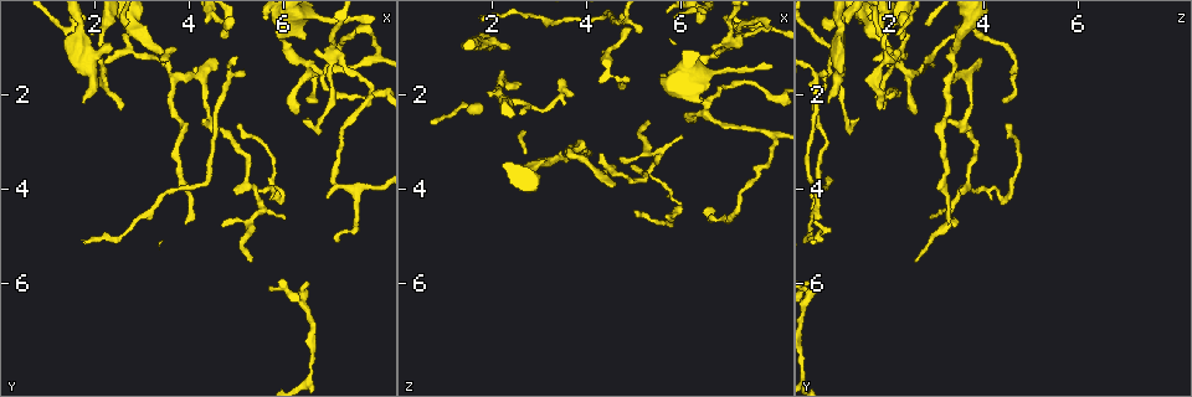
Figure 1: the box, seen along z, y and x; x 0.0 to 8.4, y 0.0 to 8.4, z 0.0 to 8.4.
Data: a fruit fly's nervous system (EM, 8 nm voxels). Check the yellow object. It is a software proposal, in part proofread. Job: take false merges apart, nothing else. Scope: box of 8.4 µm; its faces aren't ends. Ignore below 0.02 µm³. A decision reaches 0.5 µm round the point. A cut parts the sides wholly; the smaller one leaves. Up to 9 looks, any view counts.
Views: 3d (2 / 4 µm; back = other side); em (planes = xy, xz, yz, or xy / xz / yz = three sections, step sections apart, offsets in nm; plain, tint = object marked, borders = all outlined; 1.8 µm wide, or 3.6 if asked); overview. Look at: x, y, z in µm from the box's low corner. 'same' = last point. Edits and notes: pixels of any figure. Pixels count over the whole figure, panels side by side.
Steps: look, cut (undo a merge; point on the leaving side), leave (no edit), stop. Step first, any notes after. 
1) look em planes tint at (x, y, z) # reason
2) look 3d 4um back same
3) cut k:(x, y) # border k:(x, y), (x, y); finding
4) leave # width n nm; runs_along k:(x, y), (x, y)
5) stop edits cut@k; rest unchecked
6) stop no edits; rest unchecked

look em xy step 16 tint at (6.45, 1.35, 2.15) # branch point

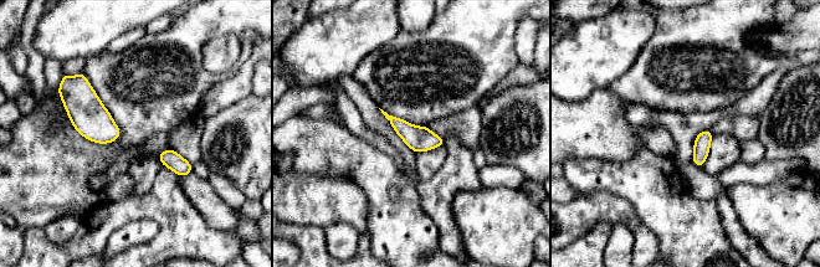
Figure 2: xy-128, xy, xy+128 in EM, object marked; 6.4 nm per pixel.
look em planes tint same

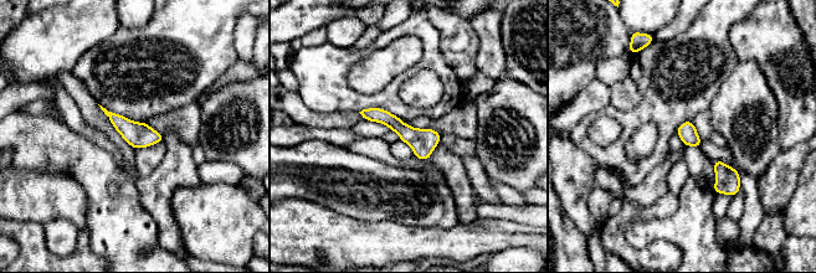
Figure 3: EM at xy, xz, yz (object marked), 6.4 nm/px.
leave # width 120 nm; one neuron here

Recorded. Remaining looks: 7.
look 3d 2um at (2.85, 0.75, 3.50) # thick turns thin

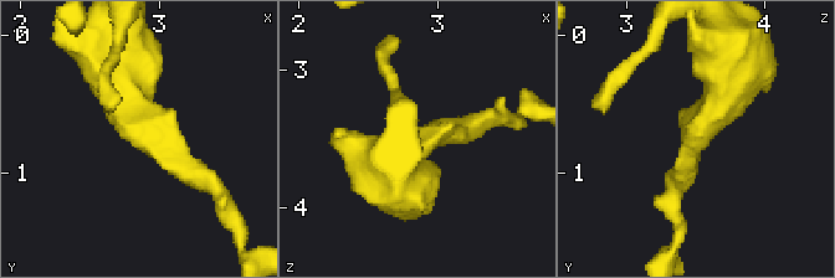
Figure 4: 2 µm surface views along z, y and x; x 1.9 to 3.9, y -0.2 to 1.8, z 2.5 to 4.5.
look em xy step 4 tint at (2.90, 0.74, 3.54)

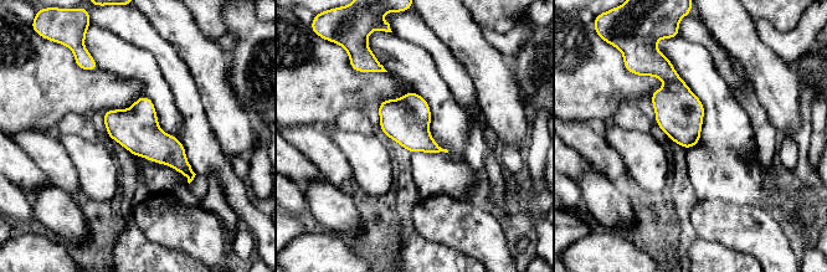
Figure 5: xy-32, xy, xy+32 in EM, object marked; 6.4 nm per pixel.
look em planes tint same # another direction

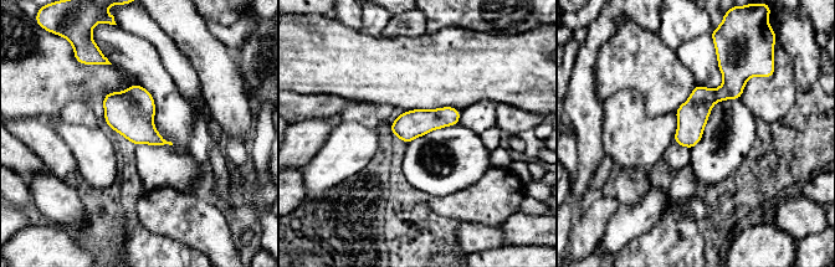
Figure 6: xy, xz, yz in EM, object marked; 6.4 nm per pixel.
leave # all the same neuron

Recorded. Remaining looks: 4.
look em 3.6um xz step 8 tint at (2.10, 1.20, 2.00) # abrupt turn

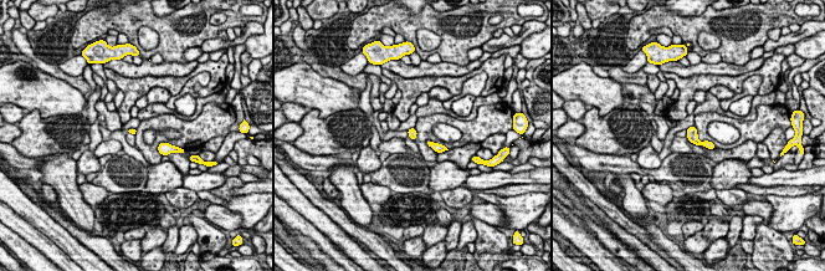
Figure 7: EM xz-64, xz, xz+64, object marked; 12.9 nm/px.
look em 3.6um planes borders same

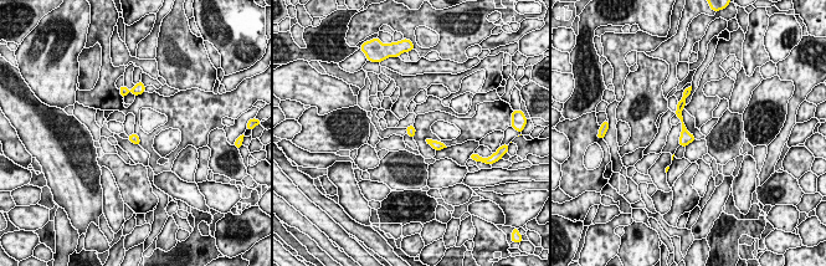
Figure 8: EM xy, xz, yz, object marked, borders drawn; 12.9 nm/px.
leave # runs_along 8:(682, 103), (680, 116), (685, 142); one neuron here

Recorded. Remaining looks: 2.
look em planes tint at (5.40, 3.90, 3.65) # side arm on a straight run

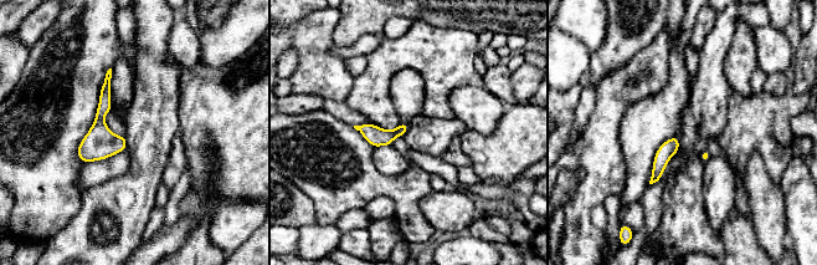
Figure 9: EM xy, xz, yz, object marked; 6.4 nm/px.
leave # continuous, no second neuron

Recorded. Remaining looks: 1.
stop no edits; rest unchecked

